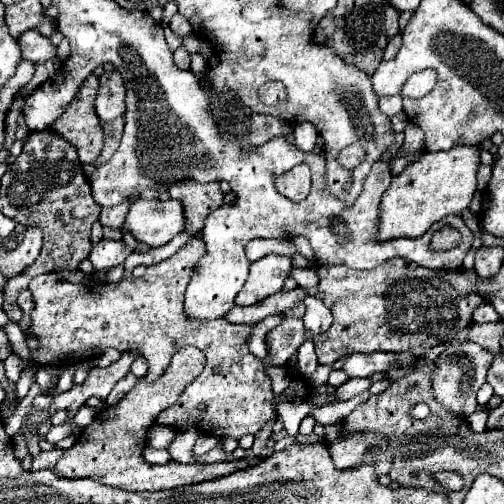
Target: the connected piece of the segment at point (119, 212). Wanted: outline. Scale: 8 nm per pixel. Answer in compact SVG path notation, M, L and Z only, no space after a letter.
M130 196L130 198L126 198L124 202L120 202L120 204L112 206L112 208L102 208L102 214L100 214L102 226L120 228L120 226L124 224L124 218L126 218L126 214L128 214L128 208L130 208L130 204L132 204L134 200L138 200L138 196Z

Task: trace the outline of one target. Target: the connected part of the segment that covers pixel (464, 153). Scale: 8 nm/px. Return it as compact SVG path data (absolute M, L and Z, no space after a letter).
M460 144L448 152L426 152L420 160L408 164L396 178L392 178L390 188L382 196L376 240L390 242L396 238L418 238L444 216L466 210L476 192L478 152L478 146Z

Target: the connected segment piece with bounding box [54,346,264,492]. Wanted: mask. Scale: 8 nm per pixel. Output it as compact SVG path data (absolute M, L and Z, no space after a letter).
M186 346L186 348L180 348L174 356L172 356L172 362L170 366L166 368L166 372L154 380L154 382L148 382L146 378L140 378L138 384L116 404L116 406L108 406L106 410L98 412L94 422L82 430L78 442L66 450L60 460L56 462L54 466L54 472L58 476L64 476L64 478L92 478L104 486L116 486L116 488L122 488L122 490L130 490L130 492L144 492L144 490L166 490L166 488L176 488L176 486L186 486L186 484L198 484L198 482L206 482L206 480L214 480L214 478L220 478L220 476L228 476L236 470L246 470L246 468L252 468L256 464L260 464L264 458L244 458L244 460L232 460L232 462L216 462L216 464L198 464L198 462L192 462L192 464L180 464L180 462L166 462L166 464L148 464L143 457L143 450L147 445L147 432L148 428L154 424L156 416L172 406L176 400L178 400L178 394L202 372L204 368L204 354L198 350L198 348L192 348L192 346Z

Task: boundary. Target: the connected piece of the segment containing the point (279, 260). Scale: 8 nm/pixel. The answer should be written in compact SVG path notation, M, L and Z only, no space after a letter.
M268 254L256 260L254 264L250 264L248 280L244 282L242 290L236 294L234 302L238 306L250 306L280 292L290 268L292 260L278 254Z

